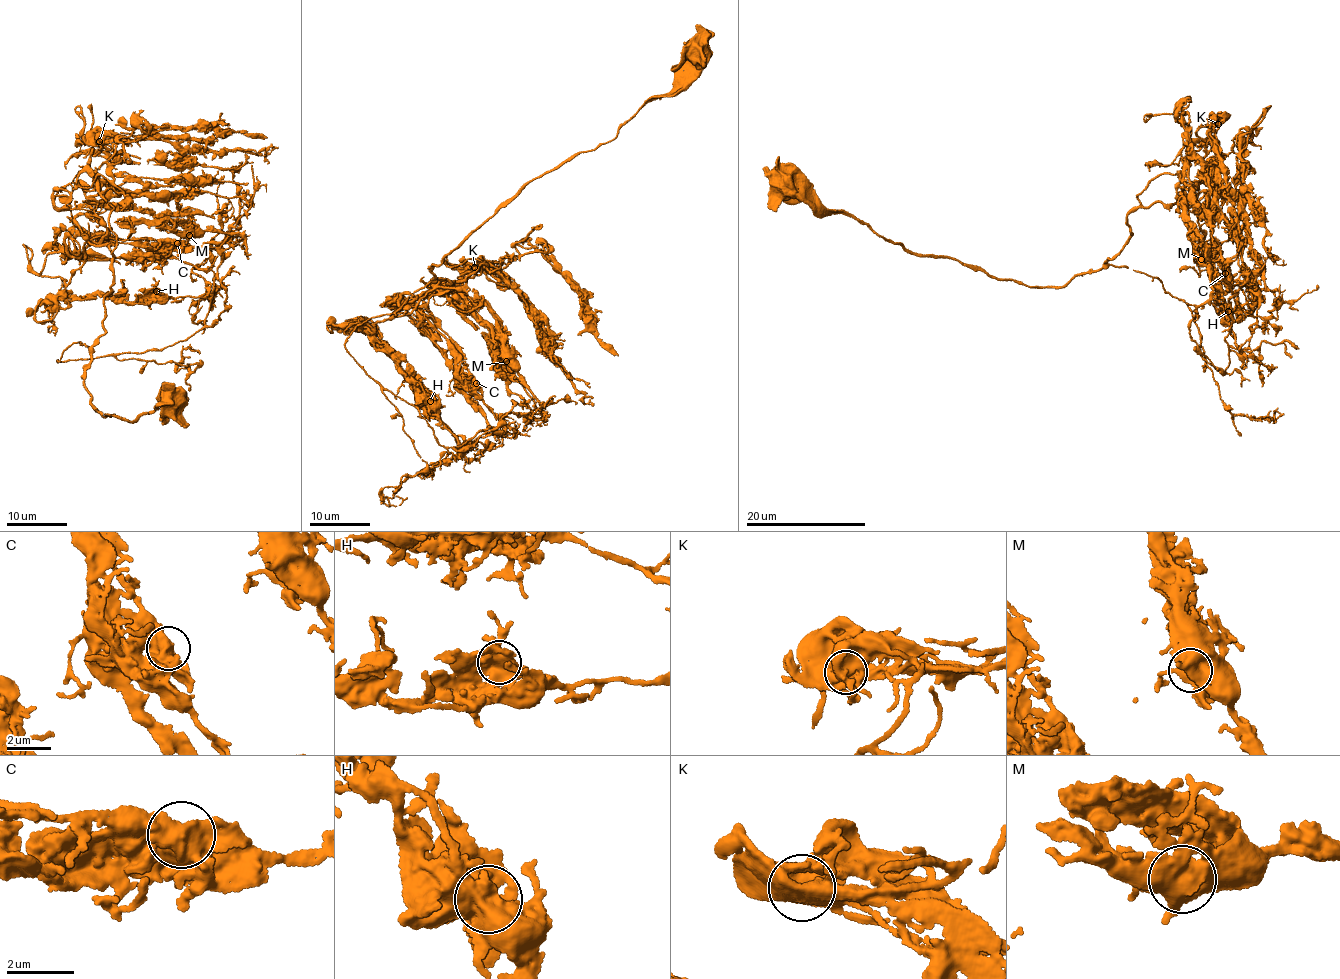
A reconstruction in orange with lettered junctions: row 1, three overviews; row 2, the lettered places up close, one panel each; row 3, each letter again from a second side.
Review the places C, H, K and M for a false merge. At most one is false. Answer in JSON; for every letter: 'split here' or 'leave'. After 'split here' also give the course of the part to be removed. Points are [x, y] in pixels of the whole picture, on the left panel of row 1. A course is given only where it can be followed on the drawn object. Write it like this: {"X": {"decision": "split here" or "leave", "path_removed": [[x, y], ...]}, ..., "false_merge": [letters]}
{"C": {"decision": "leave"}, "H": {"decision": "leave"}, "K": {"decision": "leave"}, "M": {"decision": "leave"}, "false_merge": []}

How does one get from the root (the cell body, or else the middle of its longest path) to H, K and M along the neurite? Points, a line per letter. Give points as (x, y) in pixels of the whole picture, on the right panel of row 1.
H: (788, 181), (914, 252), (1045, 287), (1102, 267), (1132, 233), (1132, 211), (1181, 198), (1228, 311)
K: (788, 181), (914, 252), (1057, 287), (1120, 250), (1132, 211), (1207, 181), (1212, 147), (1196, 132), (1218, 124)
M: (788, 181), (906, 249), (1029, 286), (1100, 268), (1132, 233), (1127, 215), (1159, 202), (1185, 198), (1201, 259)

